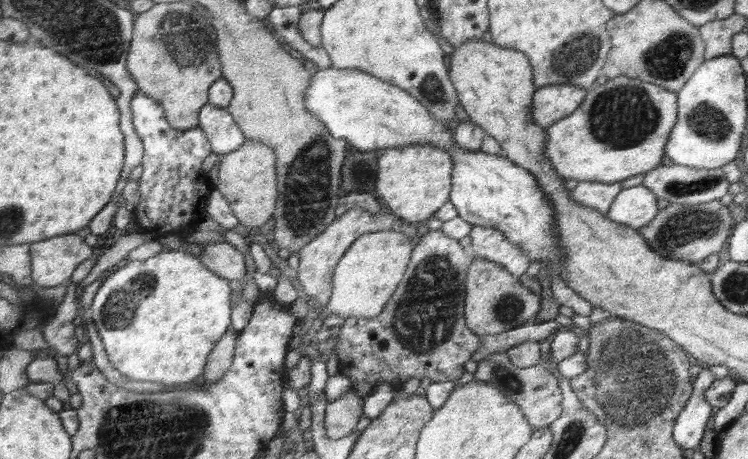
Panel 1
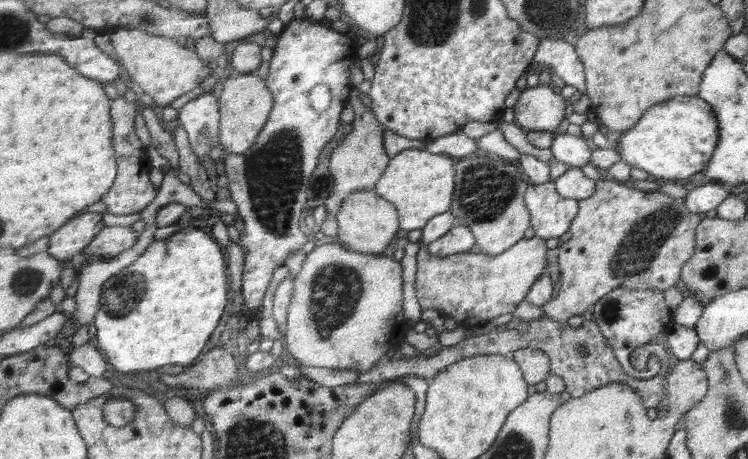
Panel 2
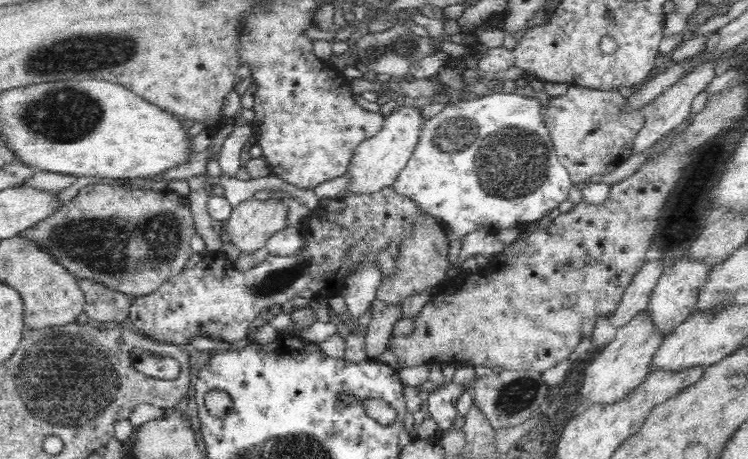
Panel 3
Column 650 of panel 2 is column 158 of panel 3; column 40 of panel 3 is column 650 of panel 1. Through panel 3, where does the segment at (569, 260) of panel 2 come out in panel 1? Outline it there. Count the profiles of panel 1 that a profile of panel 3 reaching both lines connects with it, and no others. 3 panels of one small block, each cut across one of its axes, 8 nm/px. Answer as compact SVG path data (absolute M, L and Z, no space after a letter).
M720 200L695 205L670 203L657 212L656 218L650 224L637 231L645 237L650 247L662 256L700 264L704 258L716 255L724 248L724 242L729 240L728 236L732 232L732 216L728 207L724 208Z

